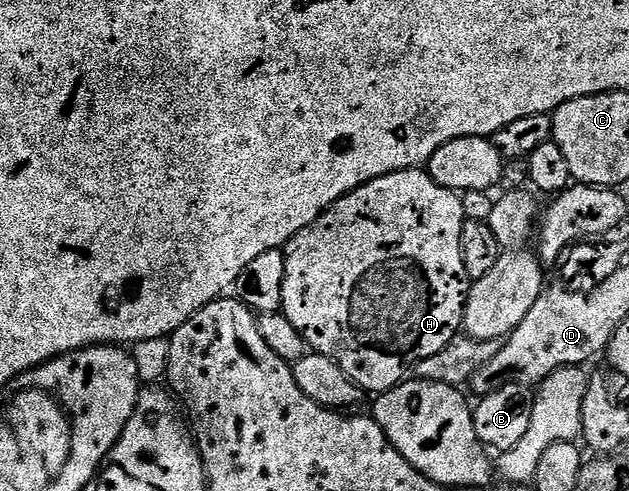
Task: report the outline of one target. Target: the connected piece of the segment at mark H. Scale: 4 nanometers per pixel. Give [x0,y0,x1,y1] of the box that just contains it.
[281,169,471,393]

